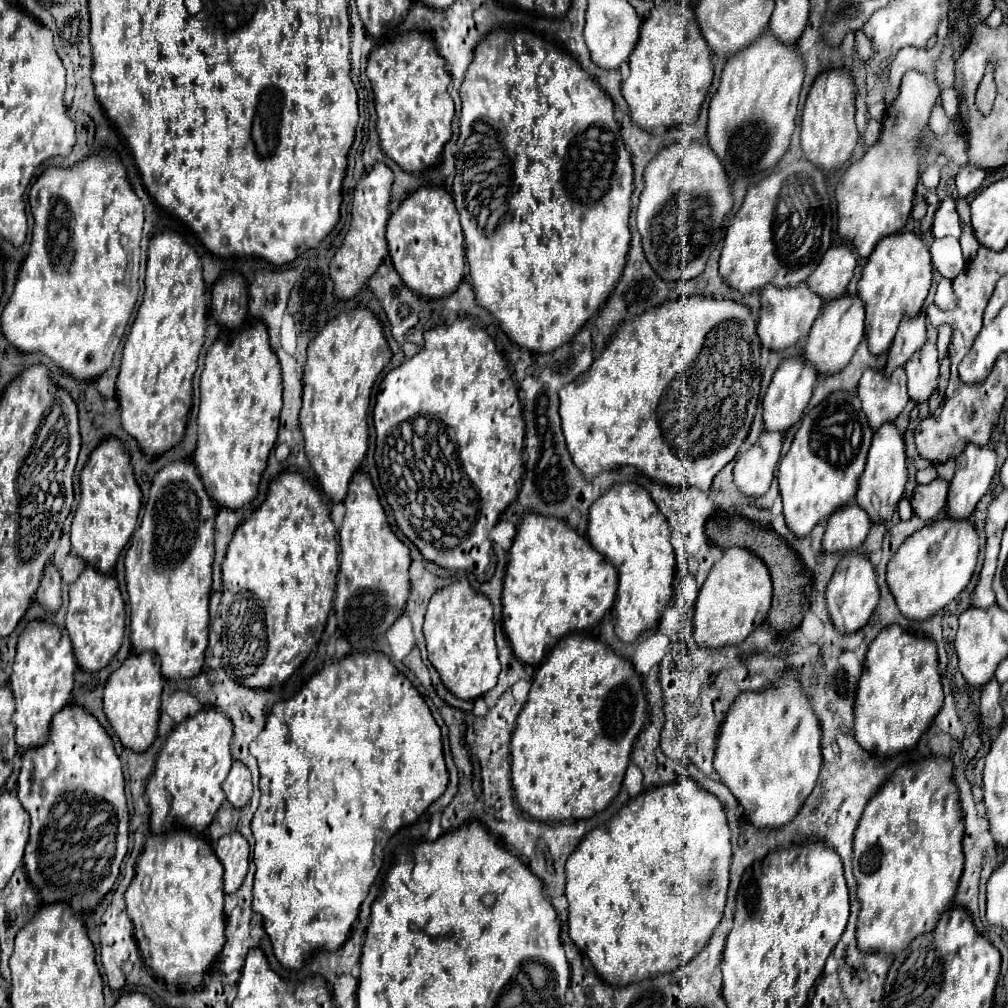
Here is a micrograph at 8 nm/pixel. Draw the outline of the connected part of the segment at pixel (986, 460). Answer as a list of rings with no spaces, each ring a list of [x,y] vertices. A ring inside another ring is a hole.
[[[968,445],[956,459],[956,473],[950,481],[946,513],[950,519],[968,519],[982,495],[988,493],[996,473],[996,453],[990,447]]]

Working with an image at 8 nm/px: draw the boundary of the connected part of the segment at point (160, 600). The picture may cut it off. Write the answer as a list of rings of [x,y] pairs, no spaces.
[[[174,461],[168,463],[164,469],[160,469],[152,481],[150,487],[150,499],[146,503],[146,511],[142,517],[140,527],[136,529],[134,537],[132,537],[132,545],[126,553],[124,565],[126,565],[126,591],[128,591],[128,599],[130,599],[130,641],[132,641],[132,649],[134,653],[144,653],[144,651],[156,651],[162,663],[162,675],[164,679],[170,681],[180,681],[180,679],[190,679],[196,677],[202,671],[204,665],[204,651],[208,645],[208,605],[210,605],[210,587],[212,587],[212,561],[214,561],[214,519],[216,519],[216,511],[218,507],[212,503],[212,499],[208,497],[196,467],[192,461]]]

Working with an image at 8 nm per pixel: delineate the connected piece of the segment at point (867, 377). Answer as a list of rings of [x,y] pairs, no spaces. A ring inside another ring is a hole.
[[[896,369],[892,377],[884,377],[882,371],[864,371],[858,385],[858,397],[862,399],[862,409],[874,431],[884,423],[894,423],[910,401],[904,369]]]

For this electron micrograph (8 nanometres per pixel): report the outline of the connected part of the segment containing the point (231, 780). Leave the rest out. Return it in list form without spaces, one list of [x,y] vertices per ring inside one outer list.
[[[234,761],[228,777],[222,783],[222,791],[226,793],[226,799],[234,805],[234,809],[244,807],[252,797],[252,777],[248,767],[244,763]]]

